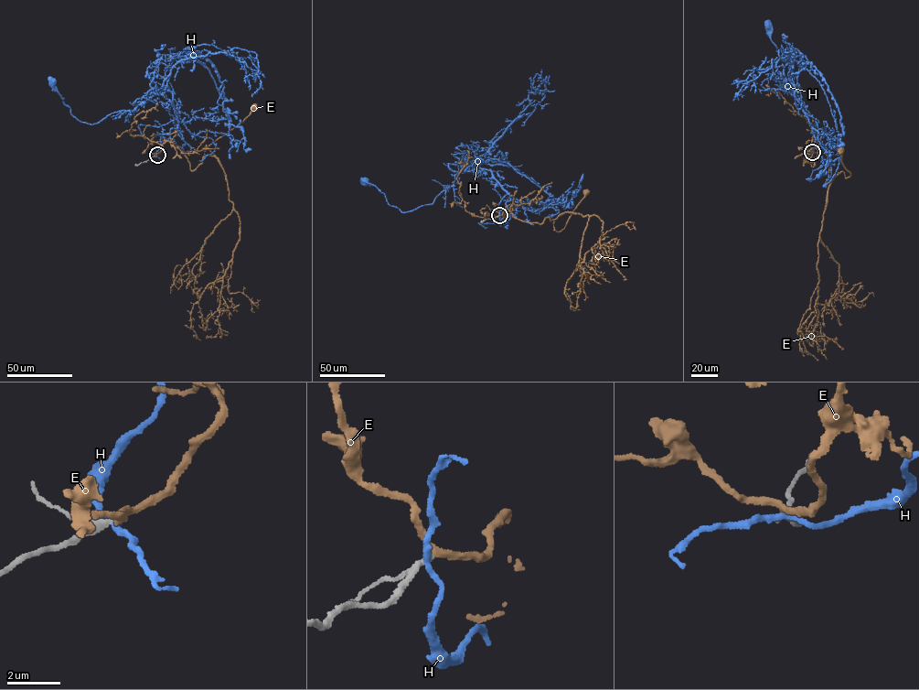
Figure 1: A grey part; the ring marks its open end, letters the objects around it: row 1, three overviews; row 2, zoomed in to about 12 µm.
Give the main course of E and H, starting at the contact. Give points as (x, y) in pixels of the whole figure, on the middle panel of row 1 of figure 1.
E: (499, 215), (508, 210), (514, 217), (540, 224), (561, 214), (553, 223), (559, 231), (585, 191)
H: (499, 215), (504, 223), (509, 219), (510, 198), (489, 169), (468, 167), (432, 203), (403, 212), (364, 181)

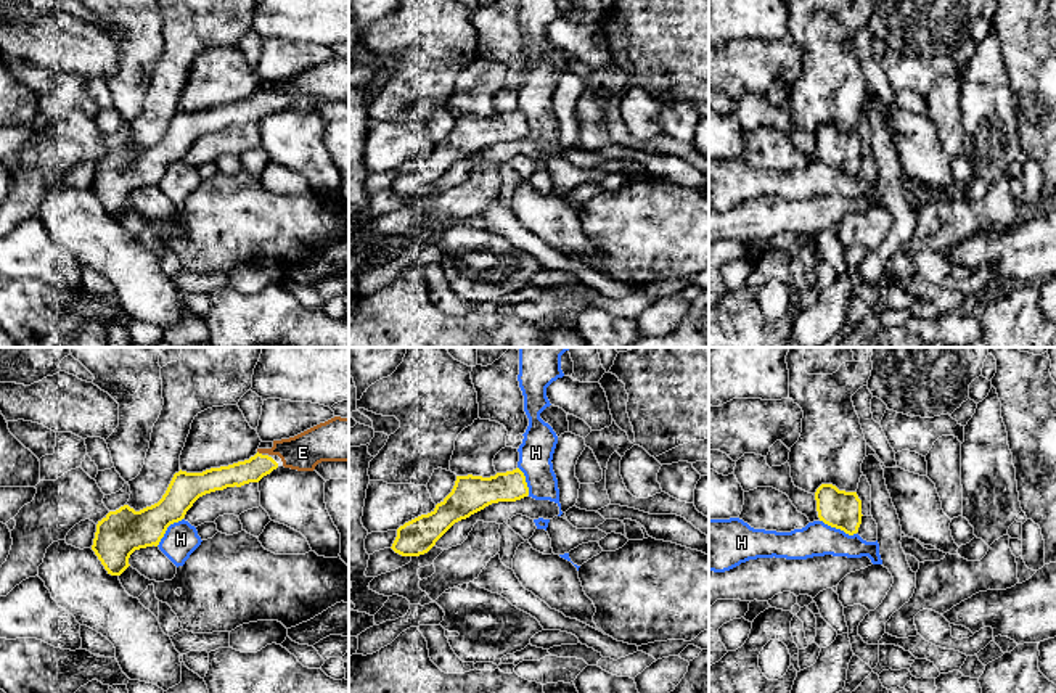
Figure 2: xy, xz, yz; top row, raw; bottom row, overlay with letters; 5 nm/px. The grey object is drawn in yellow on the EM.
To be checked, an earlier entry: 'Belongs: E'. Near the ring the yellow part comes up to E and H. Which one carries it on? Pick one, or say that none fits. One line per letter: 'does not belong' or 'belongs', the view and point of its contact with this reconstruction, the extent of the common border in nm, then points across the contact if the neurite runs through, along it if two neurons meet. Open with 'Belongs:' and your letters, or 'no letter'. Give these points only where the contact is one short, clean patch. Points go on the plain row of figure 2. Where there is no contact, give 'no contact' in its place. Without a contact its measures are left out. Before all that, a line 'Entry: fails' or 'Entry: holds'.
Entry: holds
Belongs: E
E: belongs; contact xy (257, 92); length 30 nm; way xy (253, 110), (257, 105), (257, 92), (302, 92)
H: does not belong; contact yz (838, 168); length 200 nm; border yz (820, 159), (849, 174), (855, 174)

